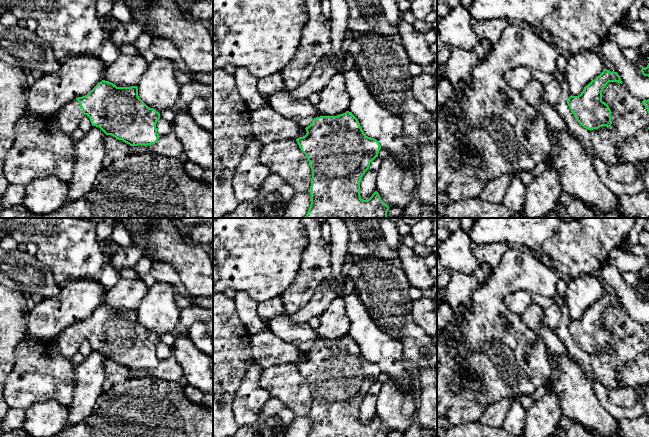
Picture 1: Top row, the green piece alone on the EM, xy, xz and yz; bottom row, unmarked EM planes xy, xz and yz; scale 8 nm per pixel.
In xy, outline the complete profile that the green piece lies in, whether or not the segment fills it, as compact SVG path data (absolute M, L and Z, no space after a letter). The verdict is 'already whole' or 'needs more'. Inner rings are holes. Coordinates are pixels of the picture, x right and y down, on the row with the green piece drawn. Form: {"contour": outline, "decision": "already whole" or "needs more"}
{"contour": "M102 80L87 95L78 97L59 111L59 123L68 134L72 134L79 126L83 115L87 115L92 126L99 127L106 135L111 135L130 146L151 145L159 139L156 123L160 113L149 108L138 96L138 87L117 87L115 84Z", "decision": "needs more"}

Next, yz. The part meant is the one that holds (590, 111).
{"contour": "M604 69L599 76L584 87L580 95L571 95L567 100L576 120L590 131L602 126L610 127L612 124L611 110L602 101L602 91L609 82L623 83L617 72Z", "decision": "already whole"}

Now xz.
{"contour": "M346 111L337 116L316 117L305 129L306 135L296 139L312 170L309 190L311 204L304 218L387 218L389 206L381 200L377 191L368 200L363 200L360 196L360 181L370 163L378 157L381 146L376 139L364 133L358 119Z", "decision": "already whole"}

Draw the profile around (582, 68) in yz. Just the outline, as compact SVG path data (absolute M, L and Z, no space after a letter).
M598 51L580 52L567 56L564 77L572 96L578 96L605 69Z

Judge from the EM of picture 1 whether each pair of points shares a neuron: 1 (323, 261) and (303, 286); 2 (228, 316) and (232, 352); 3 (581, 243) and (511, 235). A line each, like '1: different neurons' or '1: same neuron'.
1: same neuron
2: same neuron
3: same neuron

